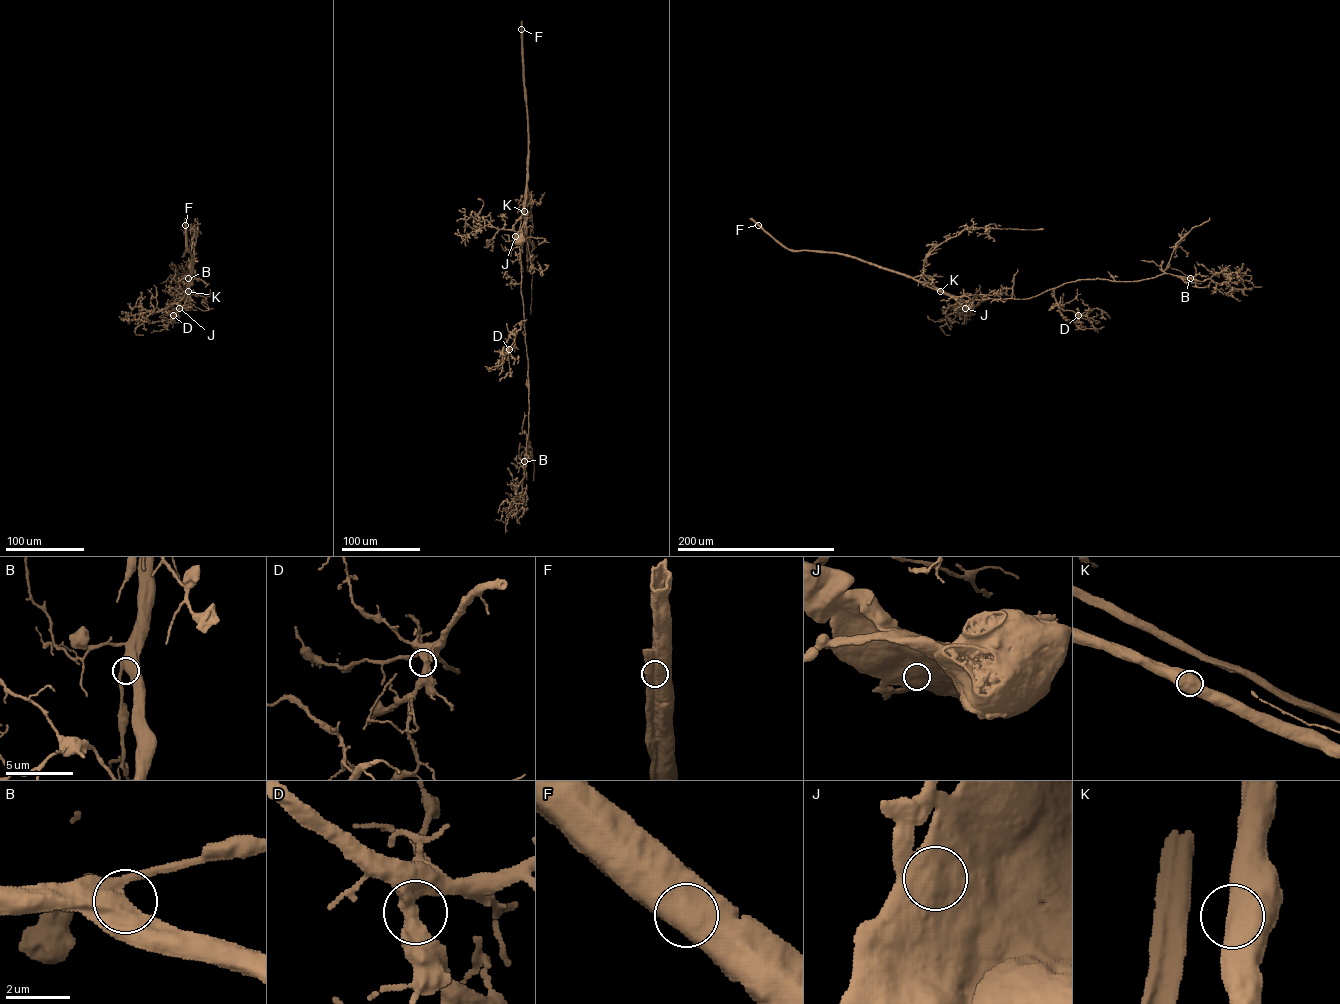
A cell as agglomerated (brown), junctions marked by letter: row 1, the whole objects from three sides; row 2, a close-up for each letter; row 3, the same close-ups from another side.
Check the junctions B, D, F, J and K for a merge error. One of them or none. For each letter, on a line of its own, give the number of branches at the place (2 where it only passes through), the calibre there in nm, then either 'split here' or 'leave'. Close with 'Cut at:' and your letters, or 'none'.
B: branches 2; calibre 550 nm; leave
D: branches 2; calibre 550 nm; leave
F: branches 1; calibre 1150 nm; split here
J: branches 1; calibre 1050 nm; leave
K: branches 1; calibre 950 nm; leave
Cut at: F

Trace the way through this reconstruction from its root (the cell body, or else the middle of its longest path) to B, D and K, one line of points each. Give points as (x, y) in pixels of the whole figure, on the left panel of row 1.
B: (184, 308), (190, 279), (182, 299), (187, 298), (189, 282), (192, 278), (193, 281), (191, 273), (188, 278)
D: (184, 308), (190, 279), (182, 299), (187, 298), (188, 288), (184, 306), (173, 315)
K: (184, 308), (188, 291)

